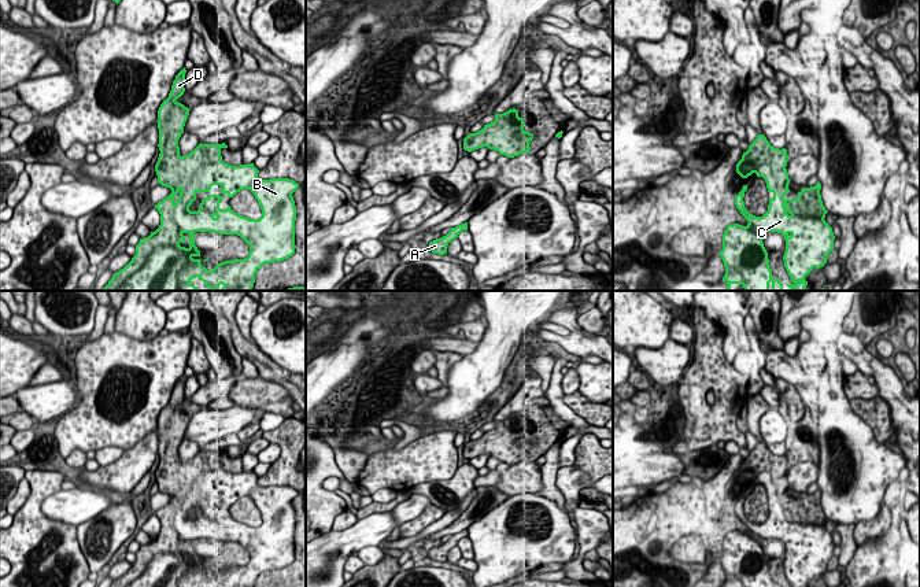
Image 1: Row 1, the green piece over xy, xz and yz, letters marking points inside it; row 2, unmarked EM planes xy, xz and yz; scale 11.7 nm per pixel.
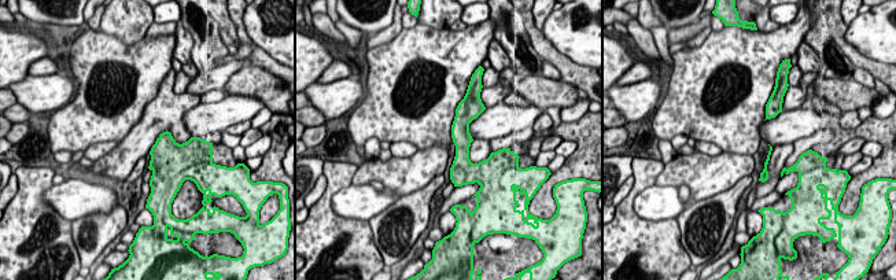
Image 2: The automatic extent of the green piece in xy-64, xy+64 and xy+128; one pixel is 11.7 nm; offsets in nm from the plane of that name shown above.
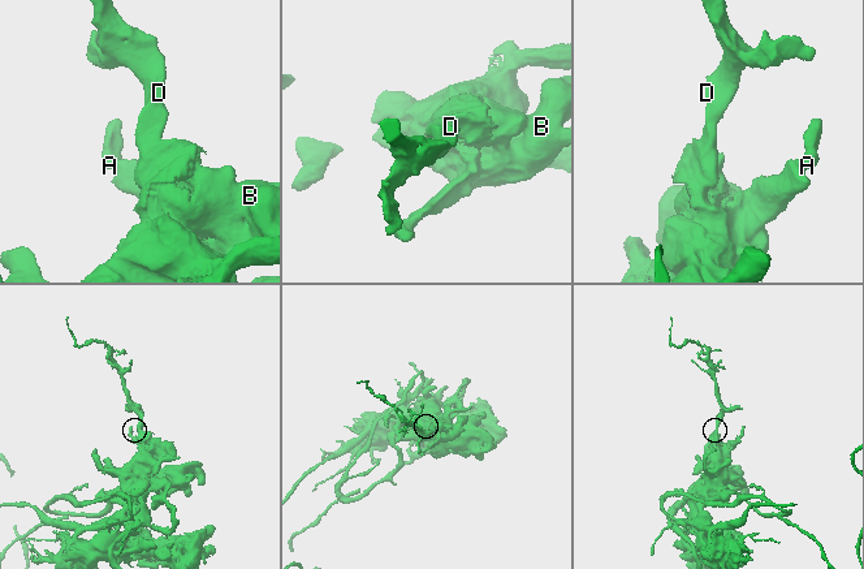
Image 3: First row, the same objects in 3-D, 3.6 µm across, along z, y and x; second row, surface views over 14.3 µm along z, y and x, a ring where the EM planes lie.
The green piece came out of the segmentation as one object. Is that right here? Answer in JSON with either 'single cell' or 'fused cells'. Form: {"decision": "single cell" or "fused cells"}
{"decision": "fused cells"}

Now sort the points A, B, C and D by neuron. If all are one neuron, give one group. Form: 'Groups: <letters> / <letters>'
Groups: A D / B C

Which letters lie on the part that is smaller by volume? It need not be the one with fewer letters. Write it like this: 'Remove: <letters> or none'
Remove: A, D

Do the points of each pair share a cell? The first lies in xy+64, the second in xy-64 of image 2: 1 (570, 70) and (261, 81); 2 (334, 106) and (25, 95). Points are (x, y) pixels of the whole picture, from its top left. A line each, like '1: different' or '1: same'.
1: different
2: same

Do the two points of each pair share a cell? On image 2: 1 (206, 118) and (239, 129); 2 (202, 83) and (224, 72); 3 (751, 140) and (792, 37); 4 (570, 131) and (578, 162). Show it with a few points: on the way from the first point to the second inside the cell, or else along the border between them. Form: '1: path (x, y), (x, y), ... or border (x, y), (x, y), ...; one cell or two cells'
1: border (250, 120), (225, 128); two cells
2: path (207, 81), (218, 77); one cell
3: path (751, 114), (752, 77), (766, 63); one cell
4: path (578, 139), (581, 142), (581, 154); one cell

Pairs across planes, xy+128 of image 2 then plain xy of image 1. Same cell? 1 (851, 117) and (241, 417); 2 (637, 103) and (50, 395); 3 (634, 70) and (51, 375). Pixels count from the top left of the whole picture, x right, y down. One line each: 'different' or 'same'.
1: different
2: same
3: same

